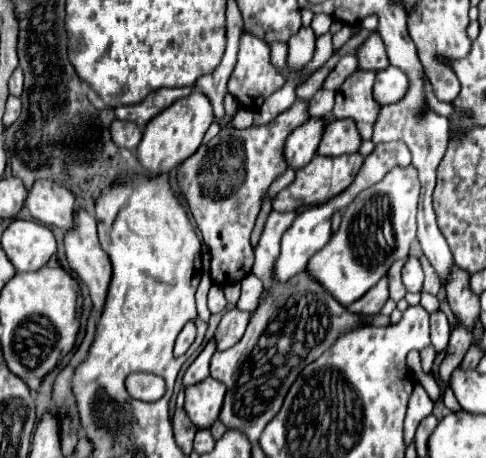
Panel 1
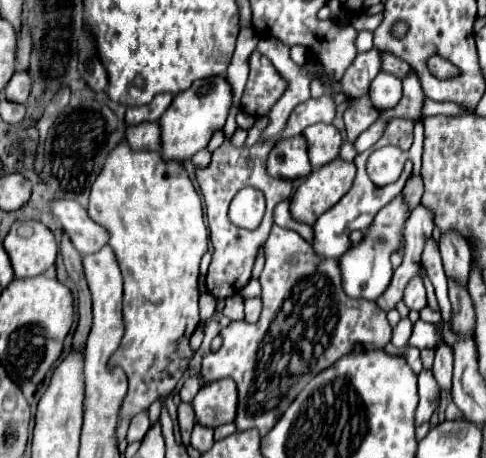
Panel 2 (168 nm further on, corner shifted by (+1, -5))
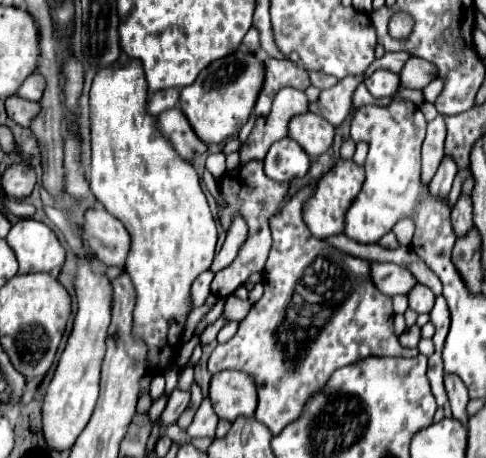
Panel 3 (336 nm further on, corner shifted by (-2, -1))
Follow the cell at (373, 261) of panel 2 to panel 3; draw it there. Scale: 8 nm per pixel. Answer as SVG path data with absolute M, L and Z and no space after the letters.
M371 261L371 279L375 281L375 287L389 297L409 293L409 289L417 283L417 279L401 265L379 261Z

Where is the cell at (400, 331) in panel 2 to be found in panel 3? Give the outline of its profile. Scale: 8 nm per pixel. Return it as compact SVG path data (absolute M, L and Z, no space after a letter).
M413 325L413 327L405 329L405 333L401 333L401 335L399 335L399 343L401 343L403 347L417 347L419 339L421 339L419 325Z

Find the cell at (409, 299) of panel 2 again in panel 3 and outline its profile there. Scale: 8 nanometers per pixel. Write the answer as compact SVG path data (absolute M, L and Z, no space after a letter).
M417 283L415 289L411 289L409 293L409 307L417 313L429 313L433 307L433 301L435 301L435 295L431 293L431 289L427 289L421 283Z

